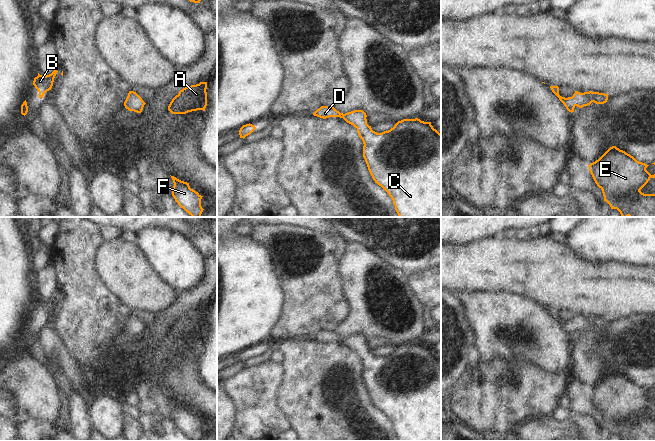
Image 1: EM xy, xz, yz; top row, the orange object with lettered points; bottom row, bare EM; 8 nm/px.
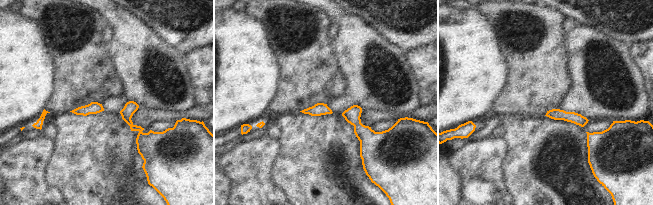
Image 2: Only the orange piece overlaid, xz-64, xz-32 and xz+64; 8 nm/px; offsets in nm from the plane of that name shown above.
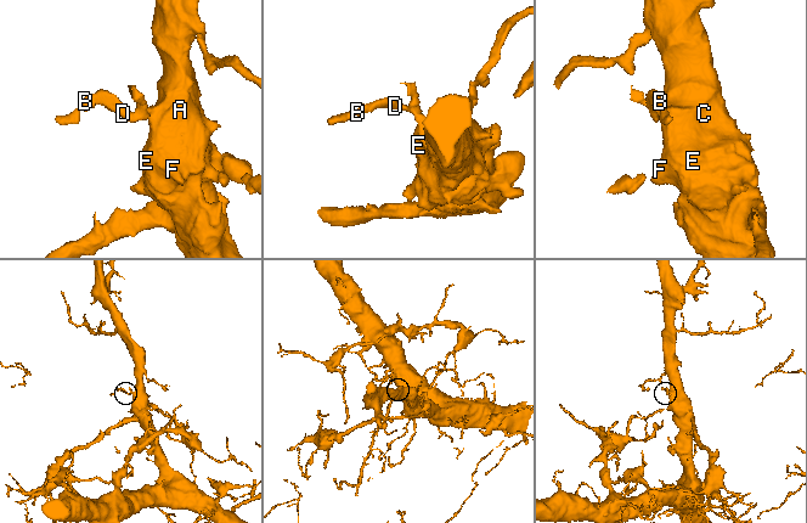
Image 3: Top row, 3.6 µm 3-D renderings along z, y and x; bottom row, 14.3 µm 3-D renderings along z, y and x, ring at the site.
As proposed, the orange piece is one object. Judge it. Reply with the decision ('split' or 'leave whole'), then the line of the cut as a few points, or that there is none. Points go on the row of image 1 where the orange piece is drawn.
leave whole; no cut

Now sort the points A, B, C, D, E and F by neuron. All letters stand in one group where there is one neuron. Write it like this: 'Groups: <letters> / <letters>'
Groups: A B C D E F.

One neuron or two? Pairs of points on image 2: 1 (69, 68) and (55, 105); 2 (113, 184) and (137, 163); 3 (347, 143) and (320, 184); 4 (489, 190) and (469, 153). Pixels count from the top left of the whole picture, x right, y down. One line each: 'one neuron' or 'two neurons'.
1: one neuron
2: two neurons
3: one neuron
4: one neuron

